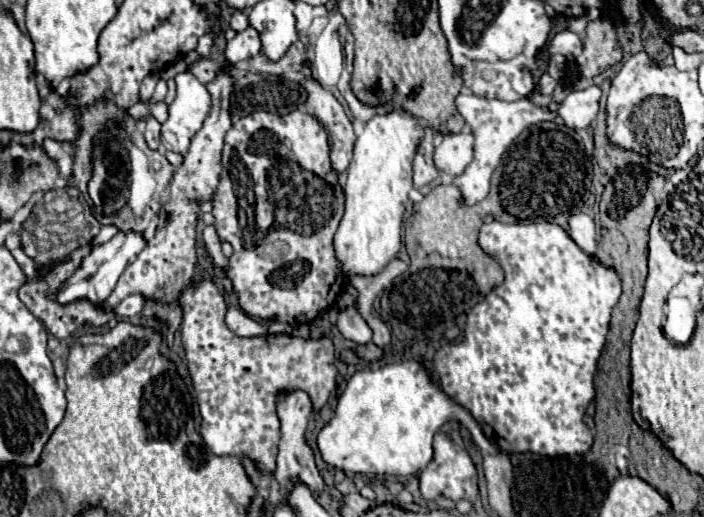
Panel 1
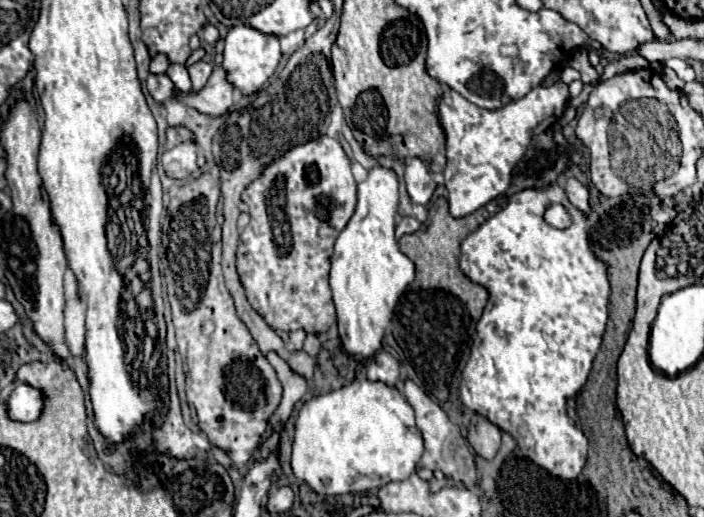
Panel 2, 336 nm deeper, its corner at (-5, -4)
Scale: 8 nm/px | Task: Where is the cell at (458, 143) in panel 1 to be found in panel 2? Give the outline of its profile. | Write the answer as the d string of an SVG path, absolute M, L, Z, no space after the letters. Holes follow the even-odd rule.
M411 158L405 168L407 192L415 204L427 204L437 188L433 174L429 172L429 164L421 158Z

